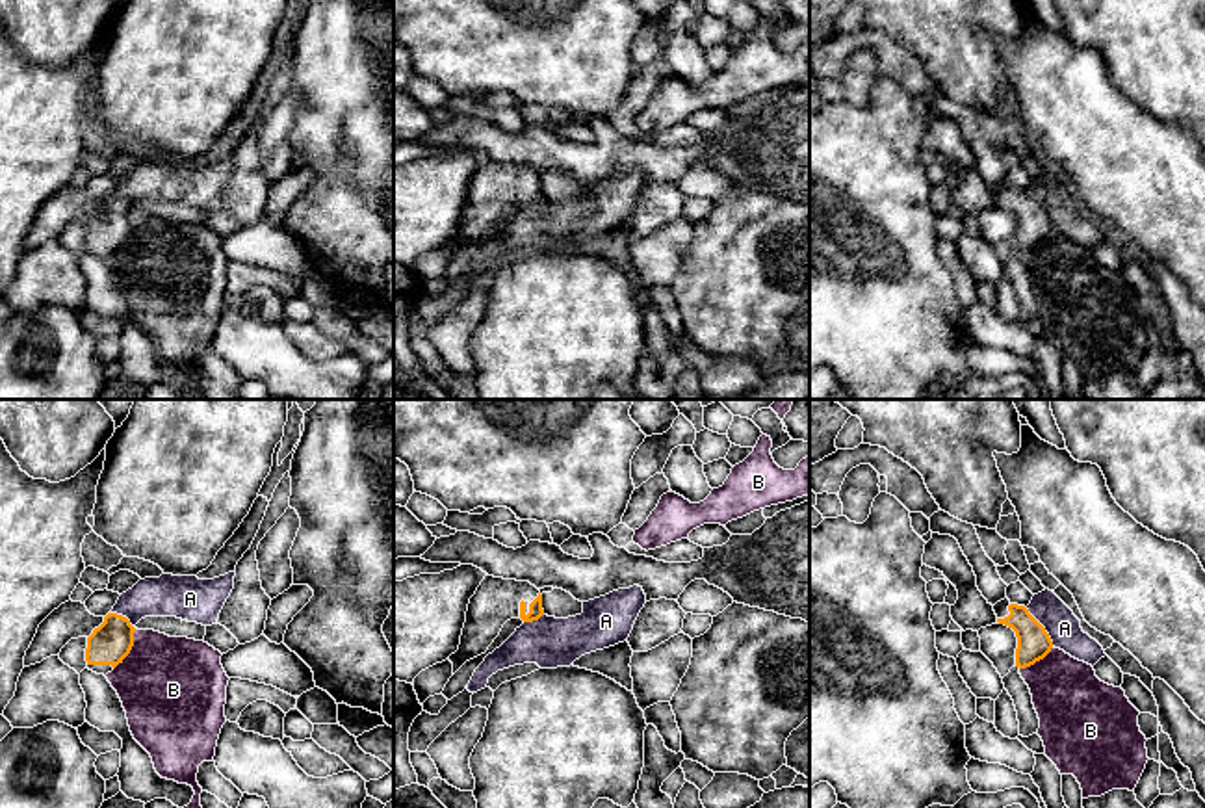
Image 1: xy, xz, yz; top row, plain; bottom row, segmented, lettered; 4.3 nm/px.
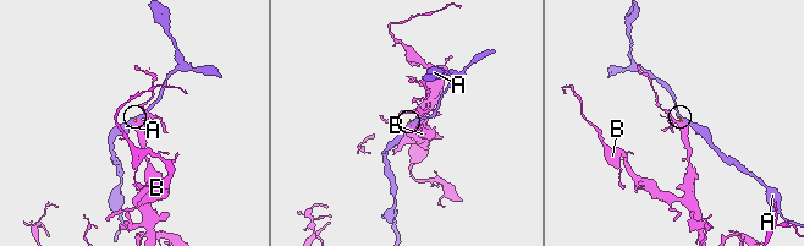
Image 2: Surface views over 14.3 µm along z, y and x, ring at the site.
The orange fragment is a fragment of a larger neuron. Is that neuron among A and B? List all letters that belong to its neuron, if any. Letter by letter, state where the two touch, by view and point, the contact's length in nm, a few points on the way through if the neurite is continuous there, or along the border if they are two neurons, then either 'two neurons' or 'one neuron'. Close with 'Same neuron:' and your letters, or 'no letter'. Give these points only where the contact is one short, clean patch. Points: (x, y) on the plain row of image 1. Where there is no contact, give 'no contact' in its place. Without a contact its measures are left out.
A: contact yz (1042, 210); length 200 nm; border yz (1025, 192), (1053, 229); two neurons
B: contact xy (130, 233); length 200 nm; border xy (136, 214), (130, 236), (114, 253); two neurons
Same neuron: no letter

